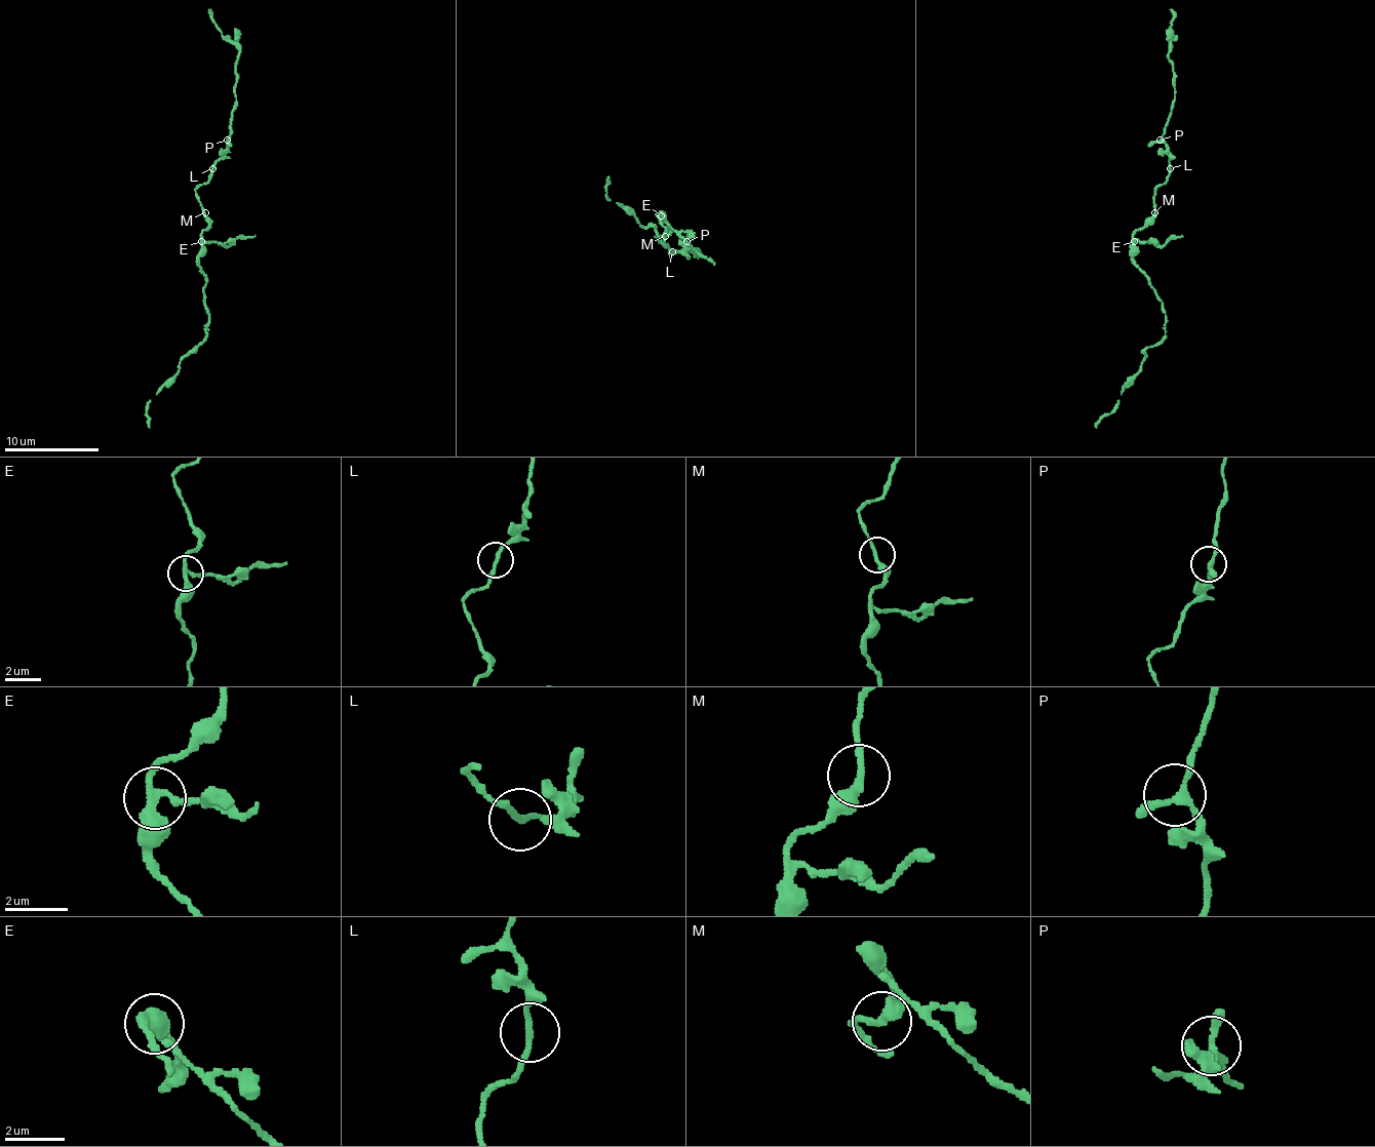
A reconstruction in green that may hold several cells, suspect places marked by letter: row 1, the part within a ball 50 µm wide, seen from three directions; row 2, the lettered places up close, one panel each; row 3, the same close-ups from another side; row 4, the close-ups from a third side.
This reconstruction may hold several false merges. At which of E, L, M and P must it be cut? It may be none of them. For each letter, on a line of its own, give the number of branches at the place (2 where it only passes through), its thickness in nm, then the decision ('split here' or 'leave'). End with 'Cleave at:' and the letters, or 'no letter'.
E: 3 branches meet; 260 nm thick; split here
L: 2 branches meet; 190 nm thick; leave
M: 2 branches meet; 280 nm thick; leave
P: 3 branches meet; 190 nm thick; leave
Cleave at: E

